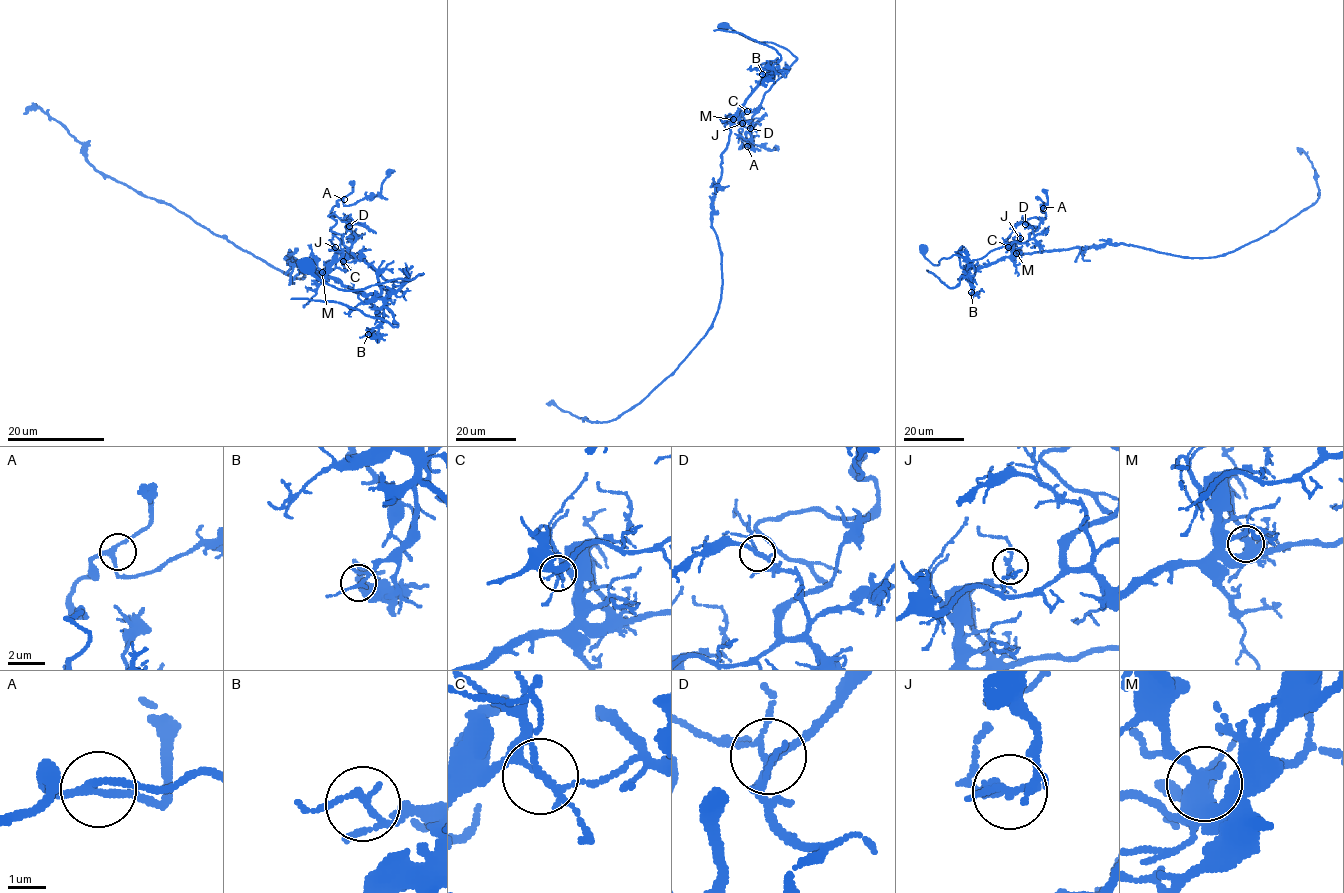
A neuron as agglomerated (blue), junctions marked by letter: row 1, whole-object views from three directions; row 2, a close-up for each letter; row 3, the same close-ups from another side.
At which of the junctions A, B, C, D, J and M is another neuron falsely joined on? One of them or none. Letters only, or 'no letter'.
C

